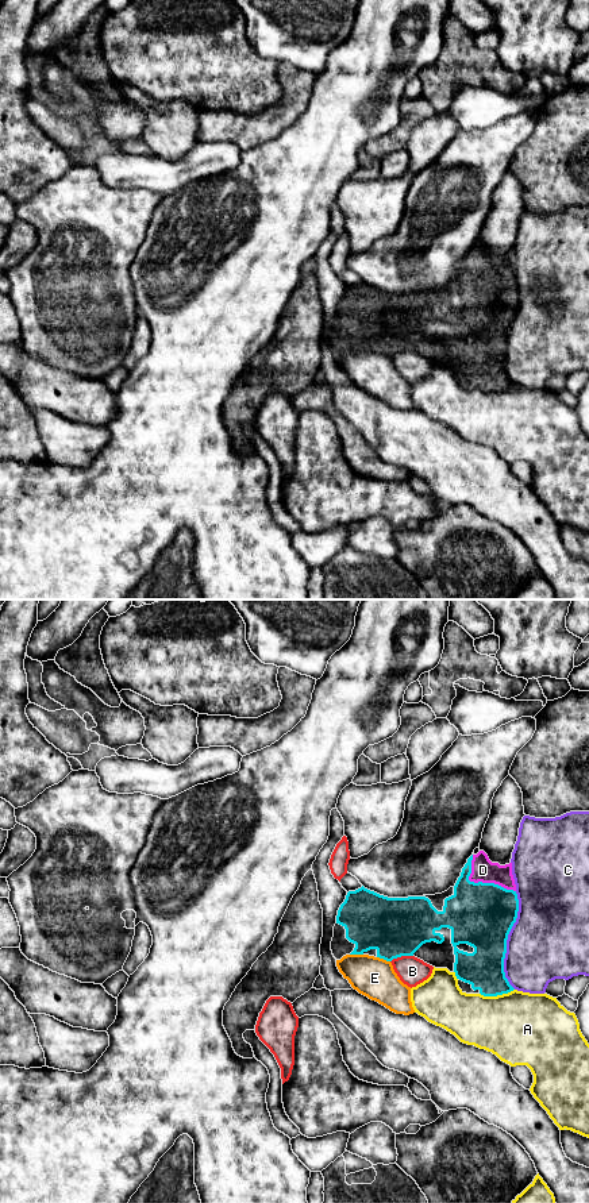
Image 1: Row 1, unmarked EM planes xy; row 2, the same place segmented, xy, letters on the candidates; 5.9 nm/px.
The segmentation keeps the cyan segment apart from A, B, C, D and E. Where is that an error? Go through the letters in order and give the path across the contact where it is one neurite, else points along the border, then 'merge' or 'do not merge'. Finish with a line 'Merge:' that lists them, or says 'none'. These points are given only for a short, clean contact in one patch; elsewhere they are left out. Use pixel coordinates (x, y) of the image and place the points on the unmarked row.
A: do not merge
B: do not merge
C: do not merge
D: merge
E: do not merge
Merge: D

